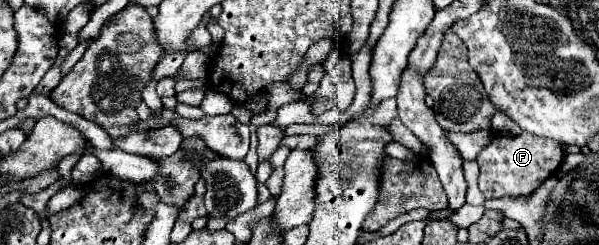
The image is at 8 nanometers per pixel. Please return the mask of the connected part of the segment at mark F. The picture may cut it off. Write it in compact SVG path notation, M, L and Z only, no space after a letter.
M522 133L518 137L510 135L494 135L492 141L478 153L478 165L480 165L480 177L478 187L486 199L496 197L520 197L530 195L534 189L538 189L562 163L564 151L560 149L558 141L548 141L542 137L534 137L530 133Z

